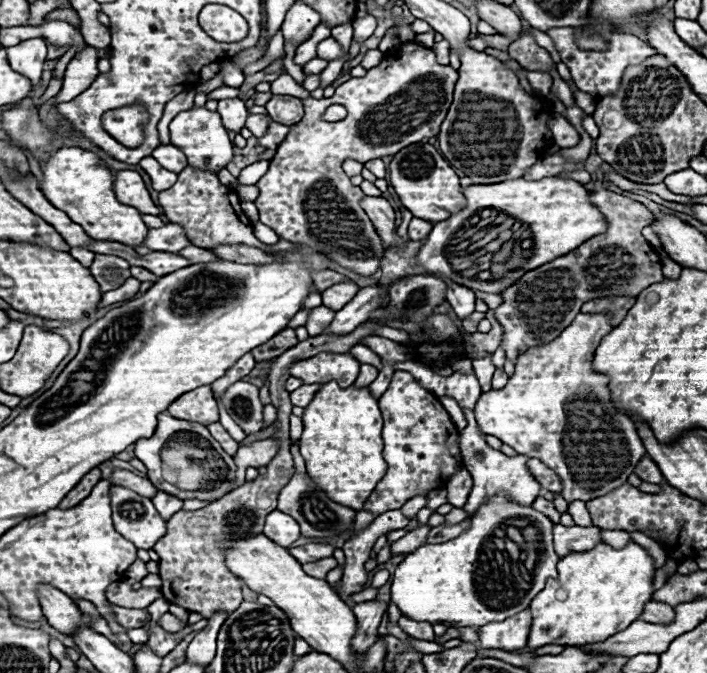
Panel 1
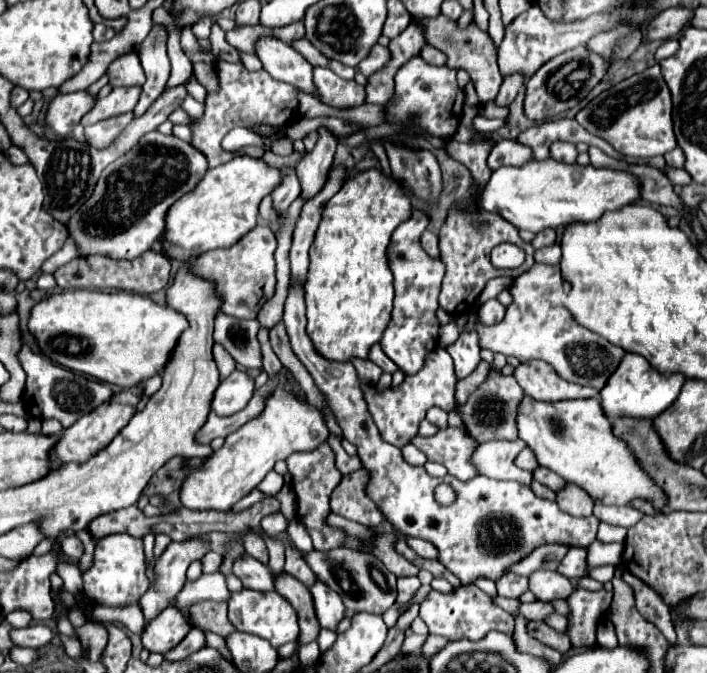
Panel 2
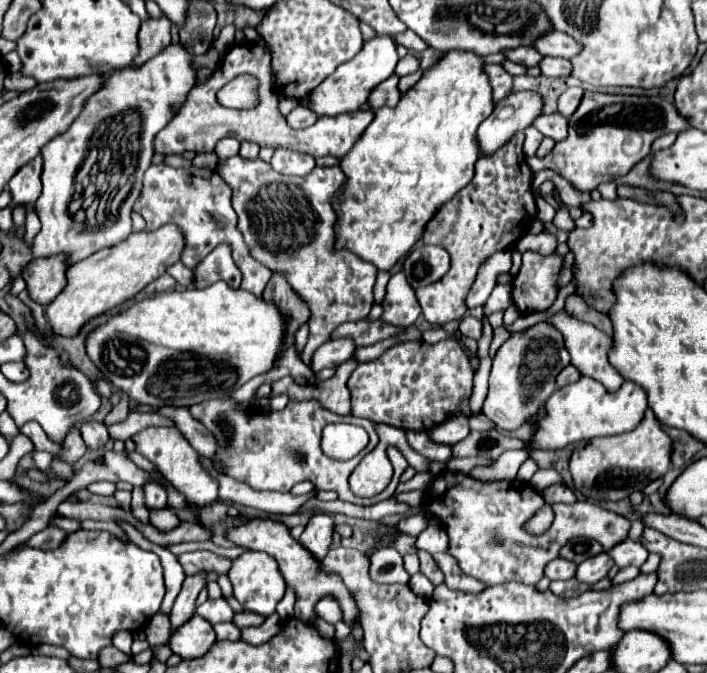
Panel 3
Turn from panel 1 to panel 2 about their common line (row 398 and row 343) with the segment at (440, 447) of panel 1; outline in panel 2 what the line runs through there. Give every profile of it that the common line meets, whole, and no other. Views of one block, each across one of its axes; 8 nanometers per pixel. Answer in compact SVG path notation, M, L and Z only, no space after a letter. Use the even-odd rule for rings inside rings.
M416 212L416 218L406 220L394 230L392 242L386 252L390 270L394 274L396 298L392 318L380 338L380 346L384 354L392 362L396 362L404 374L416 374L424 366L426 356L438 346L440 322L436 318L436 310L440 282L444 278L446 266L440 258L430 258L420 246L420 234L426 230L428 222L430 220L422 212Z

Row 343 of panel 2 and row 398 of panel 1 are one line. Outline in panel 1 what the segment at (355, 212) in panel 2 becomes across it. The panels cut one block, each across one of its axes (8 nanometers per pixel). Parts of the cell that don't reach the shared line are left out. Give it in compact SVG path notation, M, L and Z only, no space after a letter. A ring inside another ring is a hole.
M330 380L320 384L322 390L314 394L312 402L304 408L302 424L304 432L298 440L300 454L306 460L306 470L314 482L338 504L360 510L370 496L370 490L386 474L386 462L382 458L382 415L378 400L370 394L370 388L340 388Z

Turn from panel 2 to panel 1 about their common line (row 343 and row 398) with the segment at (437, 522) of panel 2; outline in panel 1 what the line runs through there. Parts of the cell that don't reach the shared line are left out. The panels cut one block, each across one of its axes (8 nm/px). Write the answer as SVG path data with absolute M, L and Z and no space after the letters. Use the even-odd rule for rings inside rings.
M304 384L304 386L300 386L298 390L294 390L294 392L290 392L290 398L292 398L292 404L294 406L300 406L300 408L304 408L312 398L314 398L314 394L316 394L316 390L318 390L320 386L318 384Z

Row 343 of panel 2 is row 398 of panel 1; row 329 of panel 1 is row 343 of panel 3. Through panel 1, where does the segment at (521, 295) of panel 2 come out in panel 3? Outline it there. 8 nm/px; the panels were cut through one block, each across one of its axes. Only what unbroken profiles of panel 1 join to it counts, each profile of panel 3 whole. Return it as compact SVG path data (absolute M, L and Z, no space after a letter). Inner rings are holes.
M564 310L558 312L556 316L552 316L550 322L564 334L564 342L566 342L566 348L568 348L568 352L570 352L570 356L572 356L572 364L574 364L584 376L602 382L608 392L616 392L616 390L622 386L624 378L622 378L622 376L618 374L618 370L612 368L610 362L608 362L608 352L612 350L612 338L610 338L608 334L604 334L602 330L598 330L598 328L592 326L592 324L578 322L578 320L572 318L570 314L566 314Z

